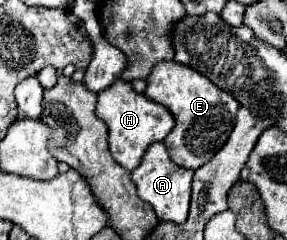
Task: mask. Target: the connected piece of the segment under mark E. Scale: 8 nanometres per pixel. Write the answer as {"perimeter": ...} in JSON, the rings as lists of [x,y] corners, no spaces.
{"perimeter":[[[162,61],[152,69],[148,77],[148,99],[168,107],[174,115],[176,127],[164,139],[164,145],[172,161],[186,169],[202,167],[226,143],[240,107],[230,93],[218,89],[208,77],[176,61]]]}

